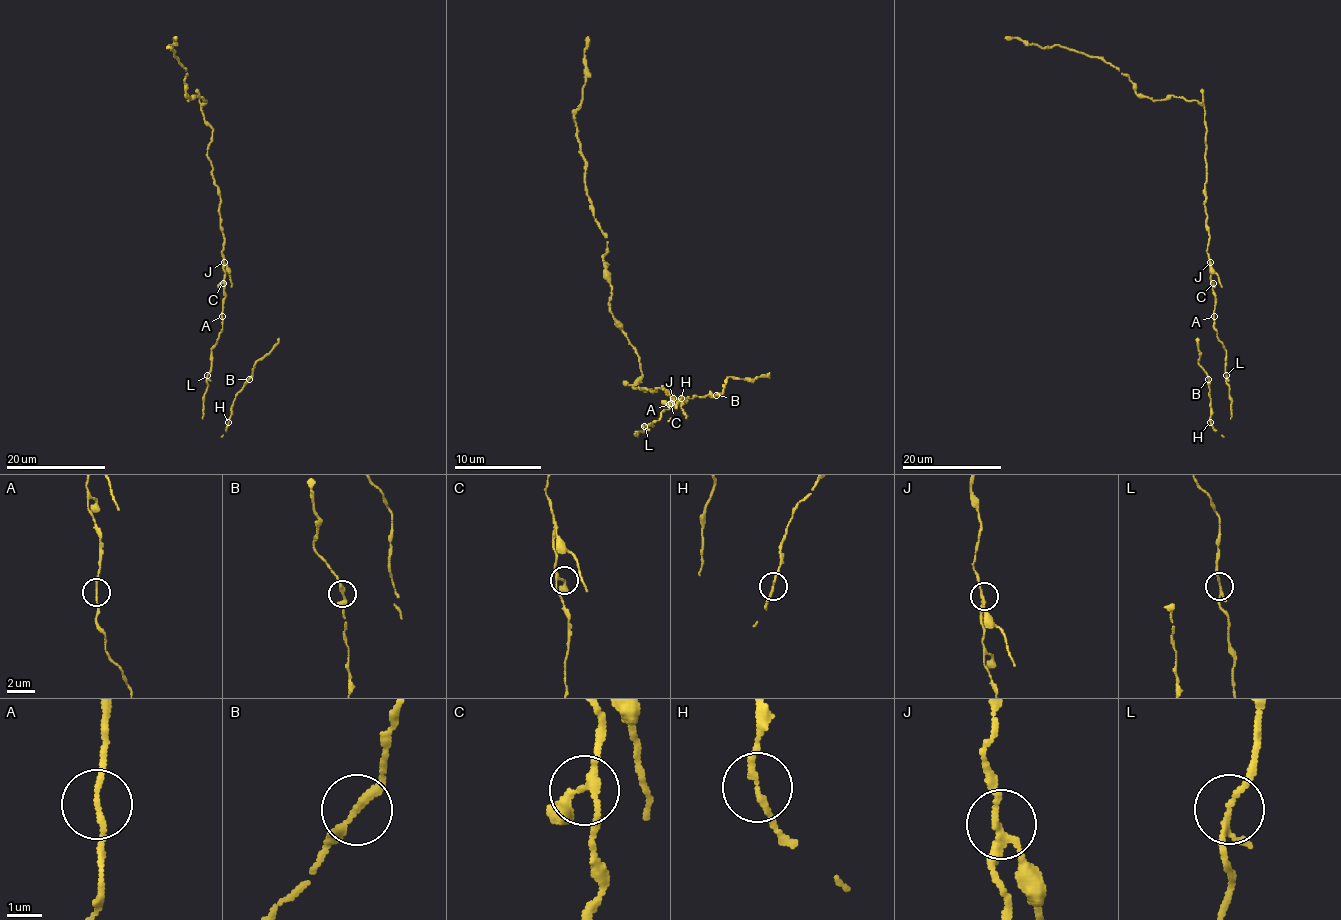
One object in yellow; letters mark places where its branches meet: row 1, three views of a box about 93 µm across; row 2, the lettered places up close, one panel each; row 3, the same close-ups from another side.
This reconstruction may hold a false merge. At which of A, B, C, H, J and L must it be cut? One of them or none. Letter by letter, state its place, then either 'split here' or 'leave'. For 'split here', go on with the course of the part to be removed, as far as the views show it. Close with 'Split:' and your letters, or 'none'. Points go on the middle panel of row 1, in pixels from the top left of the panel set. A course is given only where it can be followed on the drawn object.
A: place (669, 404); leave
B: place (716, 395); leave
C: place (671, 403); leave
H: place (681, 398); leave
J: place (673, 398); split here; course (673, 399), (677, 399), (686, 419)
L: place (644, 426); leave
Split: J

